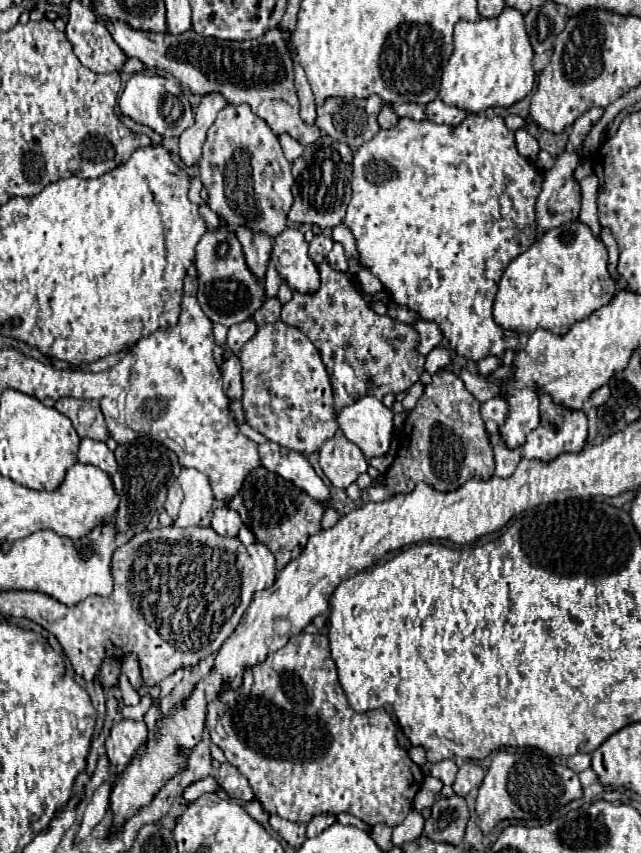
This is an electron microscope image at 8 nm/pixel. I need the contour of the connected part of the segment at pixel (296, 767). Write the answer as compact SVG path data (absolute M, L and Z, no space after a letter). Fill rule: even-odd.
M298 633L298 635L292 635L290 641L278 649L276 653L268 655L268 659L252 669L246 669L244 671L244 683L240 689L236 691L224 691L222 695L218 695L218 699L214 699L212 703L208 703L208 717L206 717L206 727L210 731L210 737L212 737L212 743L216 743L228 763L232 763L250 783L252 791L254 791L254 797L262 803L262 807L270 813L270 815L280 815L284 819L290 819L290 821L298 821L298 823L310 823L310 819L314 815L320 815L320 813L352 813L356 817L360 817L362 821L366 821L368 825L376 825L376 823L386 823L390 827L394 825L400 825L404 821L404 817L410 813L410 807L412 807L412 801L414 801L414 795L420 791L422 787L422 781L424 781L424 773L422 769L410 759L408 751L402 749L396 741L396 723L392 721L392 717L384 711L384 709L372 709L372 711L366 711L366 713L356 713L350 705L348 705L348 699L338 683L338 673L336 673L336 663L330 655L330 643L328 643L328 635L320 635L320 633Z

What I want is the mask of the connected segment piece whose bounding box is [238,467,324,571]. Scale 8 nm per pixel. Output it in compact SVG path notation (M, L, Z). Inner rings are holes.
M264 467L254 469L244 479L240 495L244 501L242 507L238 509L242 523L254 533L258 543L264 543L274 553L278 571L284 569L288 561L296 559L302 553L310 533L314 535L320 531L320 519L324 507L312 497L308 497L302 489L296 489L296 485L292 485L290 481L278 477L276 473Z

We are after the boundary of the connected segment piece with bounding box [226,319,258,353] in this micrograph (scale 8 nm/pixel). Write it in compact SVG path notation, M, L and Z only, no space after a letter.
M252 319L232 325L232 327L228 329L228 339L226 339L228 347L230 347L234 353L238 353L238 351L242 349L242 345L256 333L256 329L258 329L258 327L256 327L256 323L254 323Z

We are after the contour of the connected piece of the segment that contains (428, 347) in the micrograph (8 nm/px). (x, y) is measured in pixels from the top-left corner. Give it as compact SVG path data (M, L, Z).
M416 321L412 327L420 335L420 341L418 341L418 347L416 347L418 355L428 355L442 341L442 333L440 333L438 325L432 323L432 321Z

